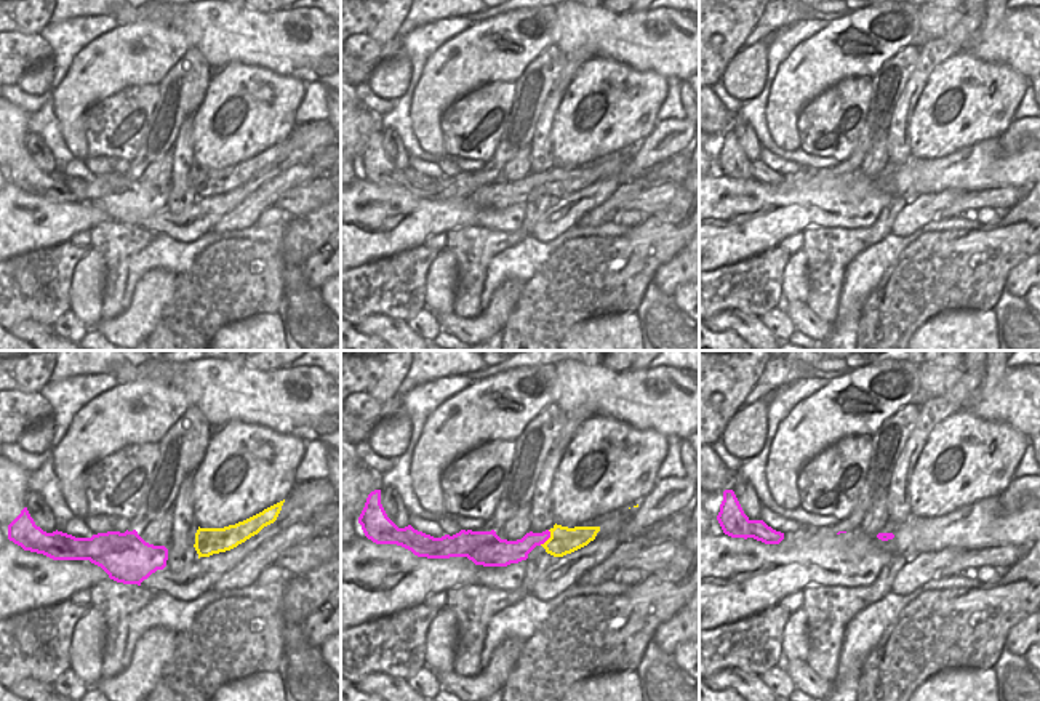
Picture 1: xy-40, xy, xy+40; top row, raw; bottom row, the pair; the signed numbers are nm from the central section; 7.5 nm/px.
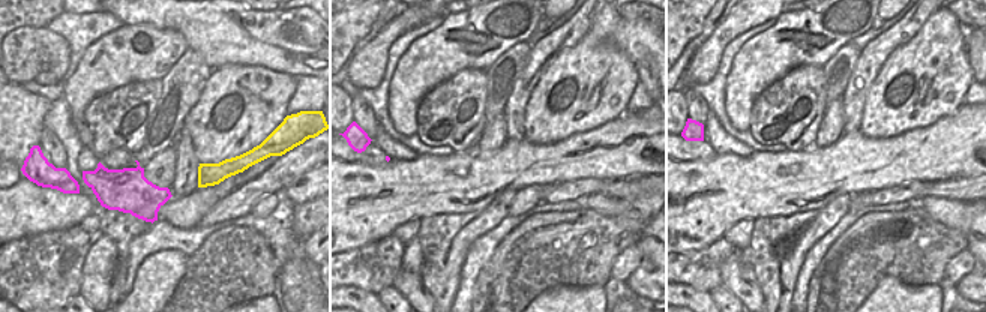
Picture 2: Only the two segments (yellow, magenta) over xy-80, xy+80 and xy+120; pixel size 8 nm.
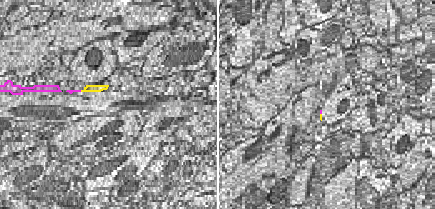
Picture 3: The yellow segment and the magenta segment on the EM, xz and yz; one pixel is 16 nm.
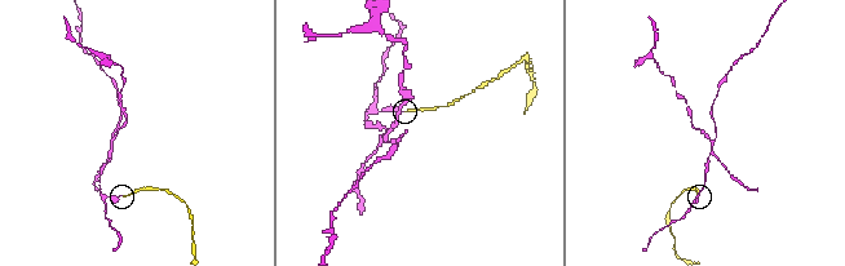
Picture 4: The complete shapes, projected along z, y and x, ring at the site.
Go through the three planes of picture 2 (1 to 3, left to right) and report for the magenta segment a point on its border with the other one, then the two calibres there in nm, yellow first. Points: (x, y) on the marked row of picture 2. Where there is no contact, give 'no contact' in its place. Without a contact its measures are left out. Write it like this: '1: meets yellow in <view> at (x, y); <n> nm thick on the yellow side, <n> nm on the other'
1: no contact
2: no contact
3: no contact

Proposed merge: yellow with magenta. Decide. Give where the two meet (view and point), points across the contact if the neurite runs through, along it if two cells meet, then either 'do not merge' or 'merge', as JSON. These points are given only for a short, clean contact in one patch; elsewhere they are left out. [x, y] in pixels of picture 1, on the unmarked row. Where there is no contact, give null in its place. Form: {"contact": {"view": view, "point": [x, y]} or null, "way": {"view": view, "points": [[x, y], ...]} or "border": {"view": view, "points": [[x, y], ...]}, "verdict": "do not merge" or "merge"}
{"contact": {"view": "xy", "point": [549, 180]}, "verdict": "do not merge"}

